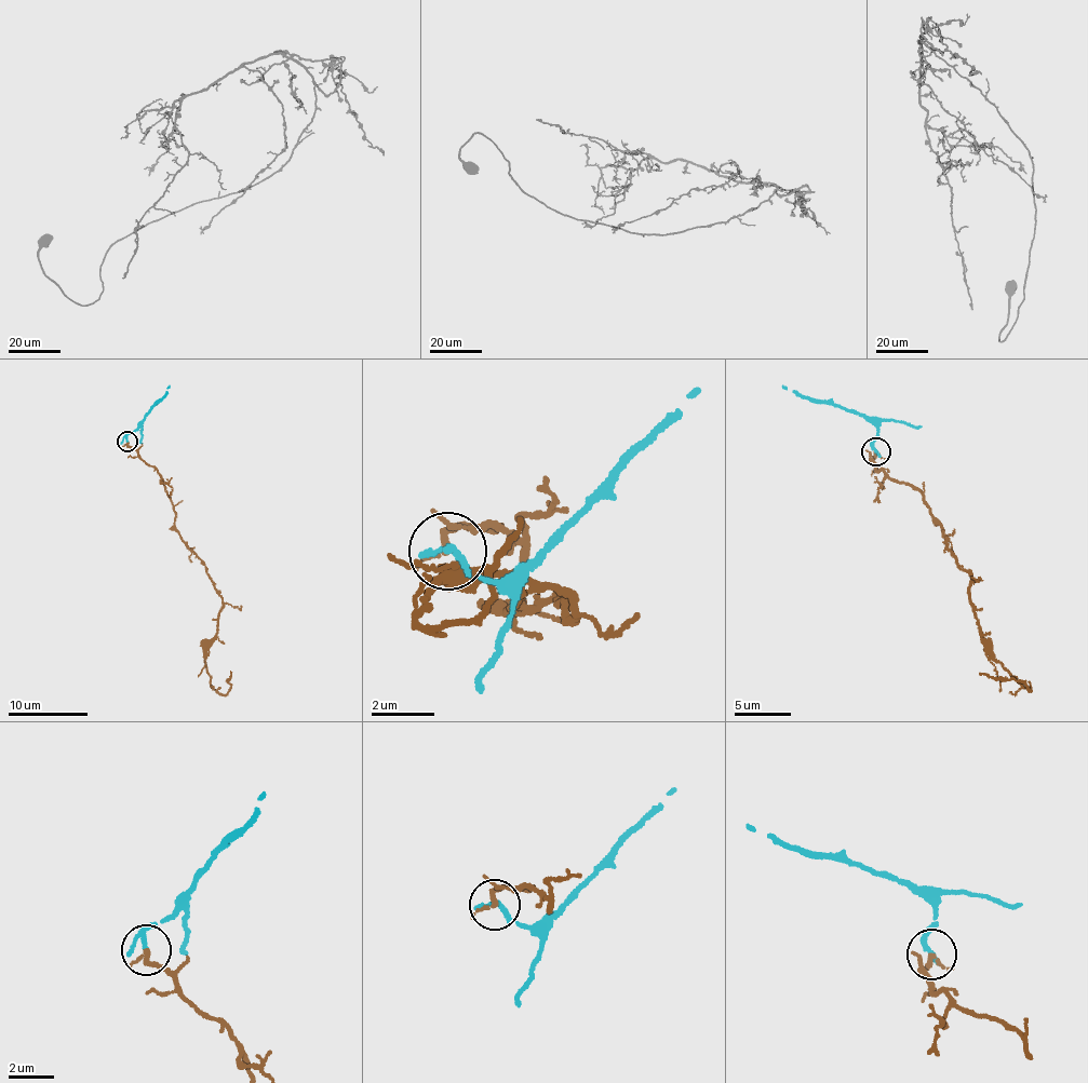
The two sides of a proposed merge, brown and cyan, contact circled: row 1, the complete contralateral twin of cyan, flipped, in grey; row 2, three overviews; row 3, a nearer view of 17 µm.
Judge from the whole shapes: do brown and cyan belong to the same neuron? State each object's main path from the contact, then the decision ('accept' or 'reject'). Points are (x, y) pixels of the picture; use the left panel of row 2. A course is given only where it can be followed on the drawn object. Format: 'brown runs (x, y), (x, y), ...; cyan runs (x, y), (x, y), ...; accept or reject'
brown runs (126, 442), (157, 472), (178, 536), (222, 596), (217, 635), (205, 662), (219, 692), (229, 689), (230, 669); cyan runs (126, 442), (128, 433), (135, 430), (169, 386); accept

